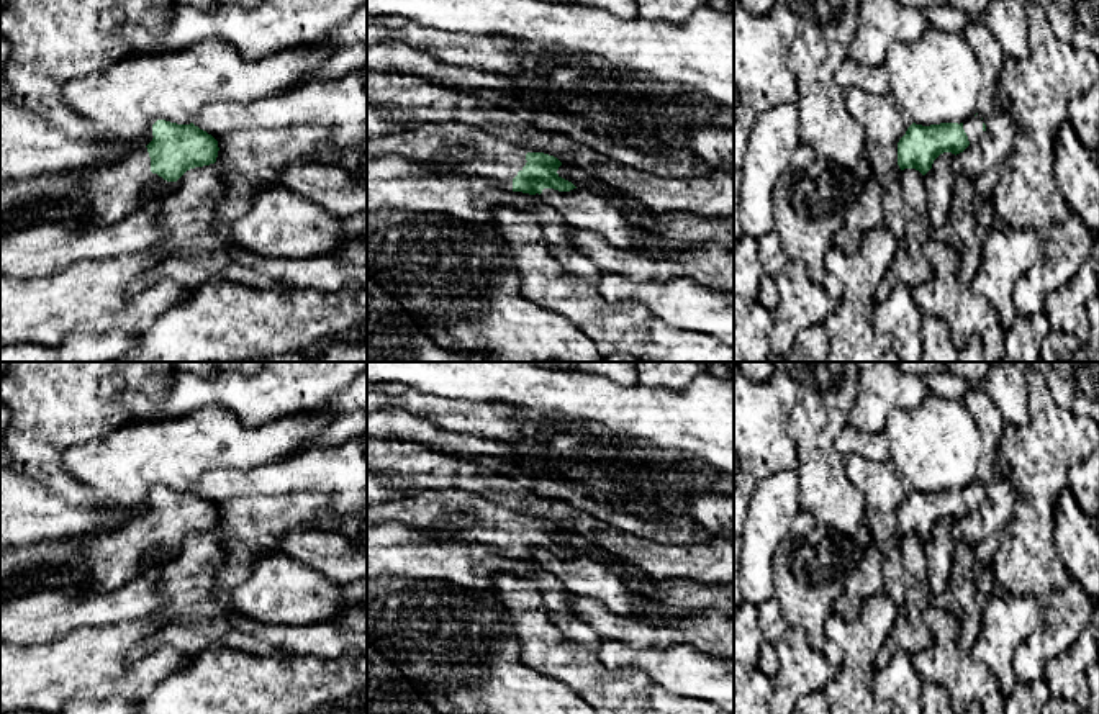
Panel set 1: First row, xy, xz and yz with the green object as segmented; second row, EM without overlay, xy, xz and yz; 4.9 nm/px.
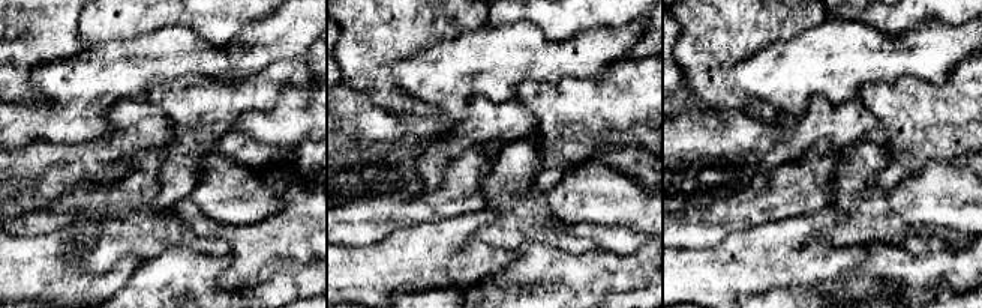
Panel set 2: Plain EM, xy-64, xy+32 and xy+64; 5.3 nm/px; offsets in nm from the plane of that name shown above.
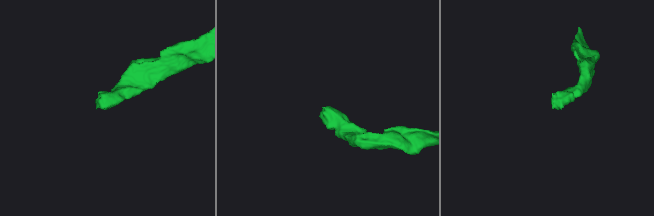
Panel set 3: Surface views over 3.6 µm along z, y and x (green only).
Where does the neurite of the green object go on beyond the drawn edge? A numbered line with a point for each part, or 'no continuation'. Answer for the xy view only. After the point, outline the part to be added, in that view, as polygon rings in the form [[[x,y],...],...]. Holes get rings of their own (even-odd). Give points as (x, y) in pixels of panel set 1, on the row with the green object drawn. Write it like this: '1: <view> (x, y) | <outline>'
1: xy (115, 190) | [[[139,147],[113,164],[87,169],[79,175],[87,188],[87,208],[79,221],[67,224],[113,224],[133,213],[146,197],[144,187],[151,174],[151,157],[147,147]]]

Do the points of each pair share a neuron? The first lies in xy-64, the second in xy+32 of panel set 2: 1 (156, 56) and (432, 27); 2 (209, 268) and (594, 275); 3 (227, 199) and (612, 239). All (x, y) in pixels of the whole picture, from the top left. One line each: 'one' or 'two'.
1: two
2: one
3: two

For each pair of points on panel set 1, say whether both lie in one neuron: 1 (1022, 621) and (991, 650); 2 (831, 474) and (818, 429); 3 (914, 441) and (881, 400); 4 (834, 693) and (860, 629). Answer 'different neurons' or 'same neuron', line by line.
1: same neuron
2: same neuron
3: different neurons
4: same neuron

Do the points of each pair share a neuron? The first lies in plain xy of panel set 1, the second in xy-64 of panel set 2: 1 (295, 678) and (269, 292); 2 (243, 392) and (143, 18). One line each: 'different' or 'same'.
1: same
2: same

